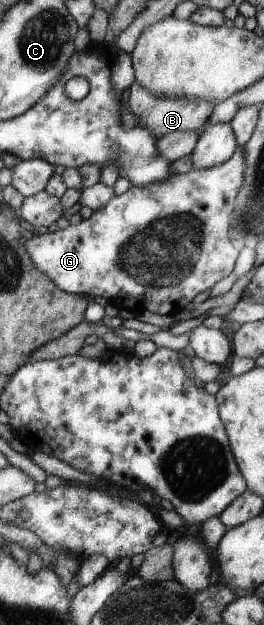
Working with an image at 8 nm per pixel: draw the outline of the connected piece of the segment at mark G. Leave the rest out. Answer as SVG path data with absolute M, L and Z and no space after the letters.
M238 147L234 156L222 165L211 167L210 169L191 169L186 173L178 173L166 178L160 183L149 183L148 185L131 185L126 192L121 195L114 195L105 206L93 212L90 218L84 219L80 224L69 225L65 229L56 230L46 234L34 236L27 240L26 245L32 256L32 261L40 271L43 271L62 290L68 293L86 295L91 299L95 296L103 296L108 302L115 305L119 310L131 310L135 316L141 312L154 312L157 314L169 314L175 312L175 302L177 302L177 312L183 310L189 302L200 292L212 288L219 280L233 272L235 260L239 256L240 246L233 244L229 238L228 230L230 225L230 214L235 208L235 197L241 188L244 179L244 148Z

